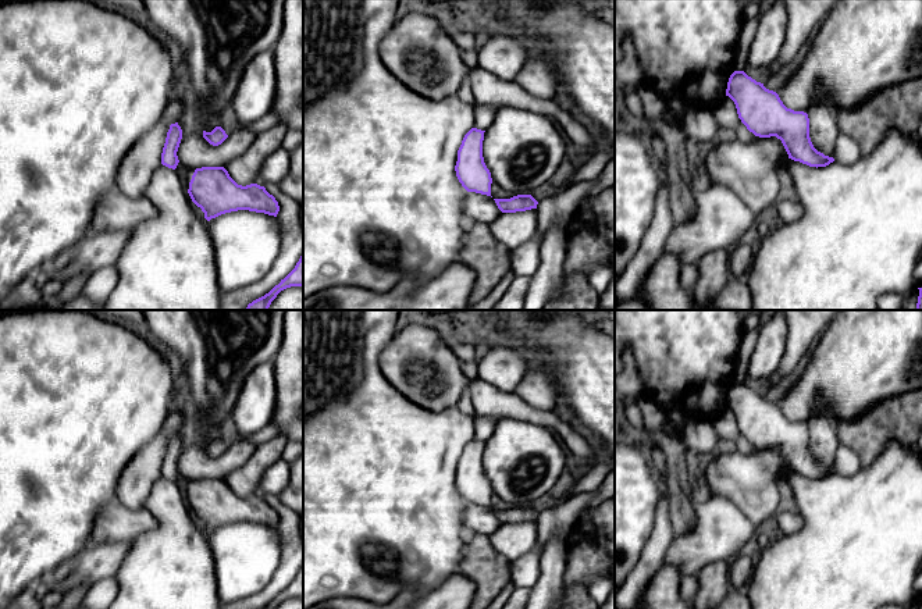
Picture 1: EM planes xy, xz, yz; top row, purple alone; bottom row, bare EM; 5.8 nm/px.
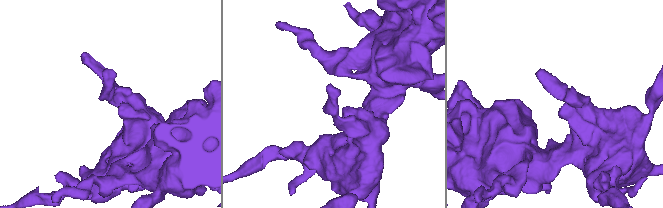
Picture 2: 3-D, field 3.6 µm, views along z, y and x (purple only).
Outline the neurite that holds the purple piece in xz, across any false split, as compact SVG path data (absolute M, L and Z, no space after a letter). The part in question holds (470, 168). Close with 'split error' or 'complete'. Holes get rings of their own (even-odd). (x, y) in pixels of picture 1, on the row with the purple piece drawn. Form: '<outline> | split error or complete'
M471 128L463 138L458 150L455 165L456 177L467 192L491 196L491 172L483 157L484 132Z | complete

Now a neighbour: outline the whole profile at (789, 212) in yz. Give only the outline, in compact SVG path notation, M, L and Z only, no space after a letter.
M784 200L775 204L770 210L772 217L777 217L783 224L793 224L801 218L804 213L802 204L800 200Z

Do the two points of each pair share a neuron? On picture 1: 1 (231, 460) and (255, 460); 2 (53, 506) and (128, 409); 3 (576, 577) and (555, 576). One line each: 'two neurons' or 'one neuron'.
1: two neurons
2: one neuron
3: two neurons

